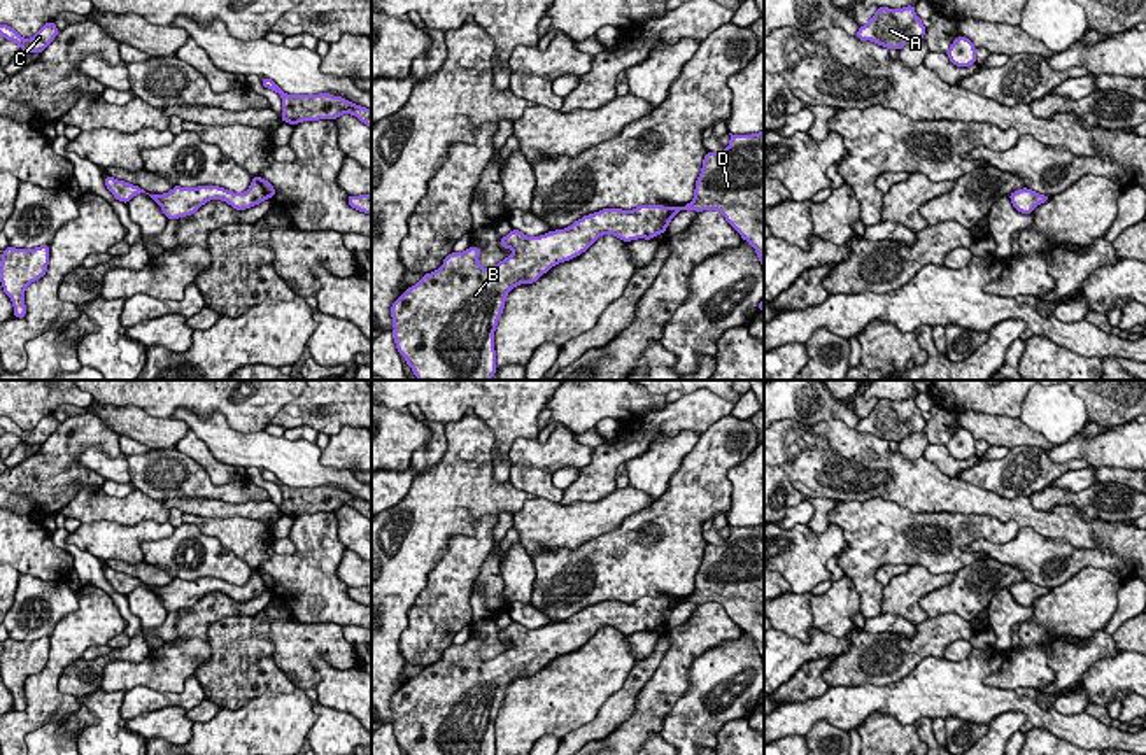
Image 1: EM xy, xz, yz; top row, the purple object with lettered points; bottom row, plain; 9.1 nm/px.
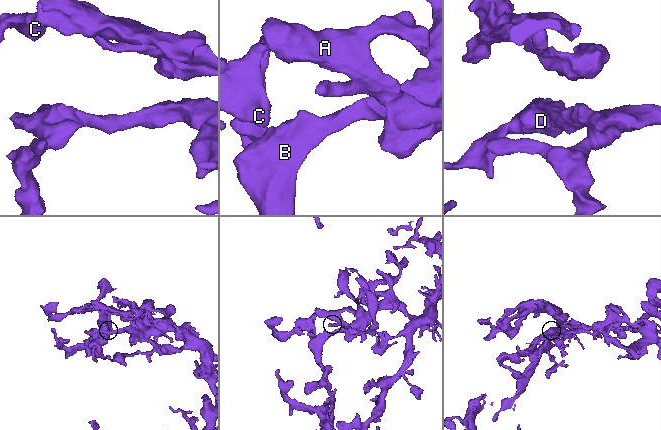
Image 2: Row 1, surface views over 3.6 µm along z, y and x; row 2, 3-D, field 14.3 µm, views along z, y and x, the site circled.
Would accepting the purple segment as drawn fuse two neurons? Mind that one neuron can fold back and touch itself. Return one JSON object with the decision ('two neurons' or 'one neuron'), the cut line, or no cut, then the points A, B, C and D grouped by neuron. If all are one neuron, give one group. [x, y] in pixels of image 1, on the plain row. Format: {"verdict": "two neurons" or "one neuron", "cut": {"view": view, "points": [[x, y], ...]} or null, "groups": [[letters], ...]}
{"verdict": "one neuron", "cut": null, "groups": [["A", "B", "C", "D"]]}

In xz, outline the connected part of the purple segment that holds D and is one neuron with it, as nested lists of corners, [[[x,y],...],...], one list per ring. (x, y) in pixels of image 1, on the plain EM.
[[[764,524],[752,527],[731,527],[722,545],[706,545],[701,566],[696,573],[694,592],[685,599],[640,597],[633,603],[603,601],[584,608],[566,622],[548,624],[541,629],[526,629],[512,622],[499,638],[513,646],[494,659],[482,660],[480,639],[452,645],[443,657],[426,666],[408,680],[391,699],[393,730],[400,748],[407,755],[496,755],[494,723],[503,706],[506,687],[520,676],[533,676],[552,659],[585,645],[601,627],[615,627],[624,634],[652,632],[666,625],[680,603],[718,603],[725,613],[757,645],[764,660]]]

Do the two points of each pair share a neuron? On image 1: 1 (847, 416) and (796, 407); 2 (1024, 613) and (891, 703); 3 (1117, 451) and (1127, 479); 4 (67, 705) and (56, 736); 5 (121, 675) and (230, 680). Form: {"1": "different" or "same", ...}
{"1": "same", "2": "different", "3": "different", "4": "different", "5": "different"}

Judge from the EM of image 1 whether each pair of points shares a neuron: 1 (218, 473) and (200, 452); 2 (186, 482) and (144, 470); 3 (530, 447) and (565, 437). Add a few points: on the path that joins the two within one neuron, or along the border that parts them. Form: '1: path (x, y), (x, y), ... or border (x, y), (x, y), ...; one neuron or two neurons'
1: path (214, 468), (204, 458); one neuron
2: path (176, 475), (155, 473); one neuron
3: path (538, 449), (552, 449), (556, 445); one neuron

